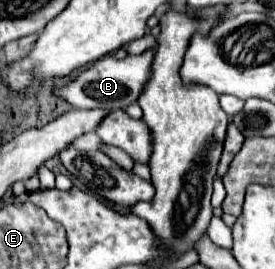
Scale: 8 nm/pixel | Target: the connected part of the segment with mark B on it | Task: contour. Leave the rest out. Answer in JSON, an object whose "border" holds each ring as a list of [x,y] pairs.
{"border":[[[148,50],[148,54],[142,56],[126,56],[124,60],[116,60],[114,56],[104,56],[96,60],[88,70],[80,72],[70,84],[64,84],[60,88],[54,88],[54,96],[68,102],[72,108],[126,108],[128,104],[136,102],[142,86],[150,78],[150,64],[152,64],[154,50]]]}

